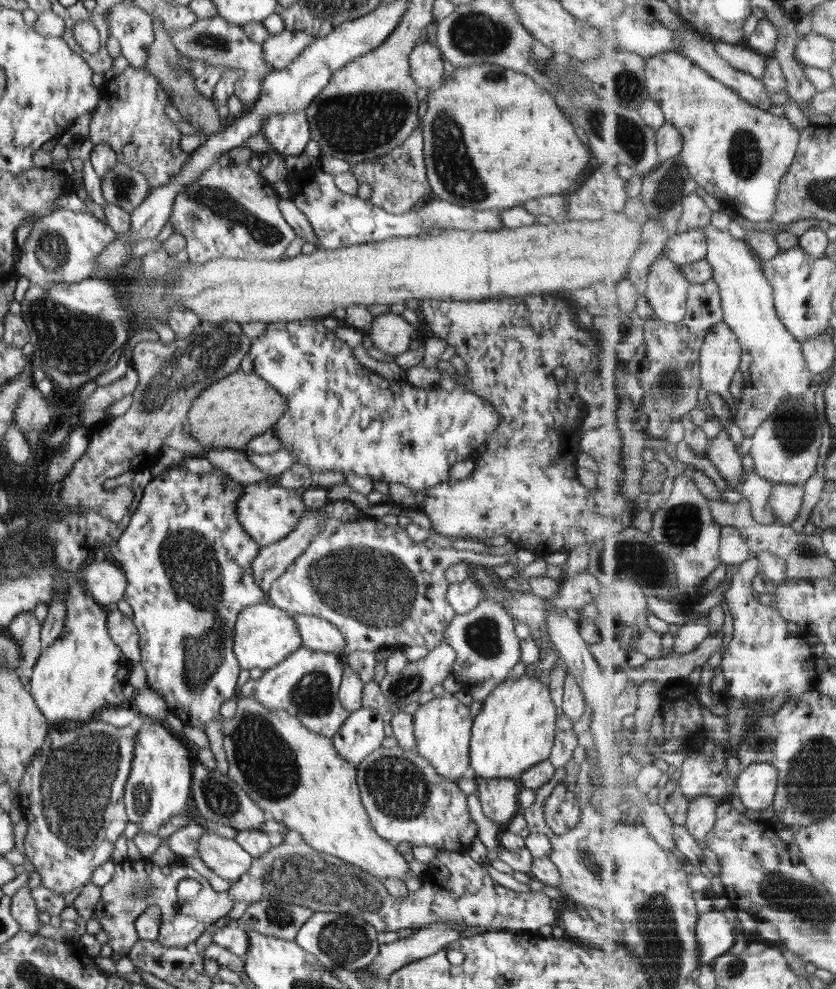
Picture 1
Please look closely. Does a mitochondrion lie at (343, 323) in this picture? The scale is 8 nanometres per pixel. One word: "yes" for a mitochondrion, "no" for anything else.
no

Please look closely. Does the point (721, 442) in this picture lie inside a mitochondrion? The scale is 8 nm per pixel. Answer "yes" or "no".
no

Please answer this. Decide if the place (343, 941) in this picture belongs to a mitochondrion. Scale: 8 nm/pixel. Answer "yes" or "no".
yes

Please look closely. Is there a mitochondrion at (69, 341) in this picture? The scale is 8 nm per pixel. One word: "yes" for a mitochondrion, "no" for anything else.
yes

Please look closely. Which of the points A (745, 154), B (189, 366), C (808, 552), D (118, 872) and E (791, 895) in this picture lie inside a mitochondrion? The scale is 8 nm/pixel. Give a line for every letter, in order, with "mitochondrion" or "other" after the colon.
A: mitochondrion
B: mitochondrion
C: mitochondrion
D: other
E: mitochondrion

